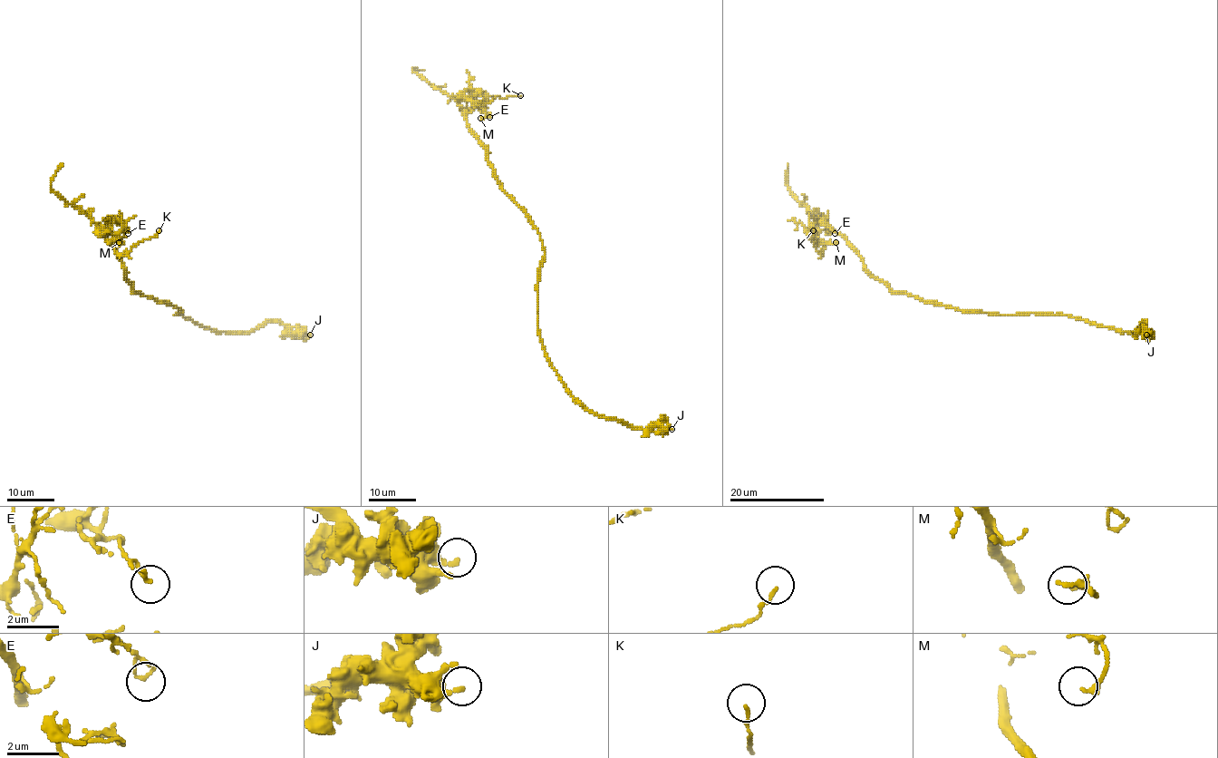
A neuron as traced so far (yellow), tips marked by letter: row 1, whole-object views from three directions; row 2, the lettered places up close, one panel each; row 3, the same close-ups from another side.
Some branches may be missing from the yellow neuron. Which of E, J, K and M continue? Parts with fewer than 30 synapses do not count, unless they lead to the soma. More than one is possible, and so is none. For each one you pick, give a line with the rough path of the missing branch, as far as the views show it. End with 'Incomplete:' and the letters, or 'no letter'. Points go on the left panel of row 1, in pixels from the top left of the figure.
Incomplete: no letter

